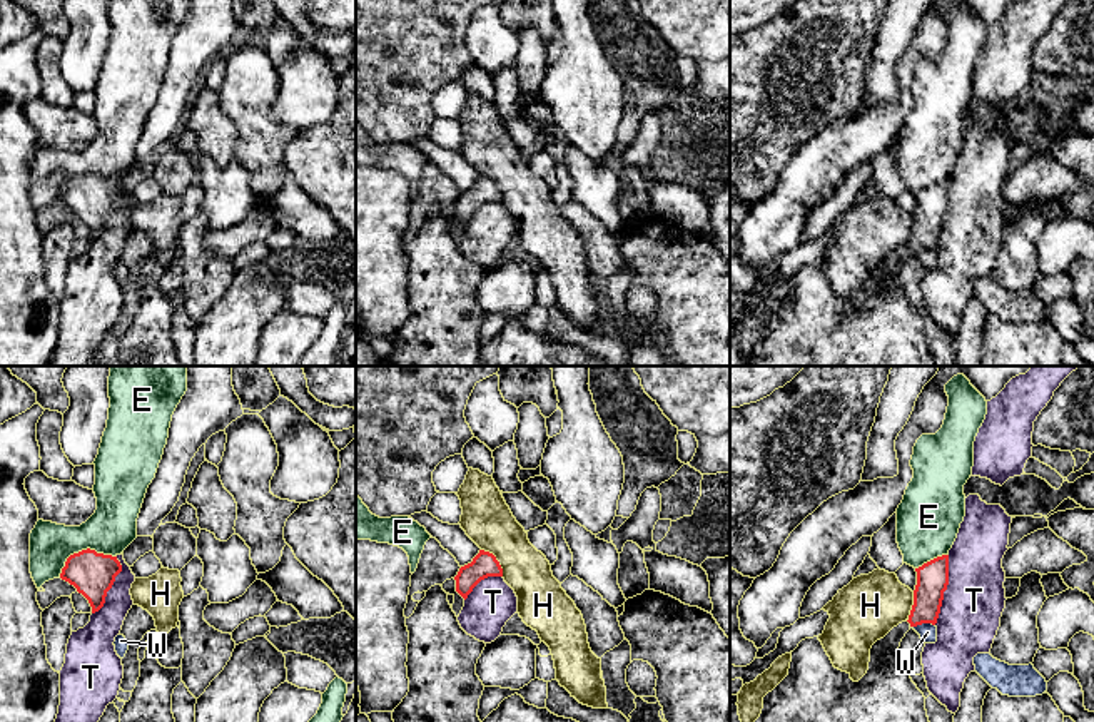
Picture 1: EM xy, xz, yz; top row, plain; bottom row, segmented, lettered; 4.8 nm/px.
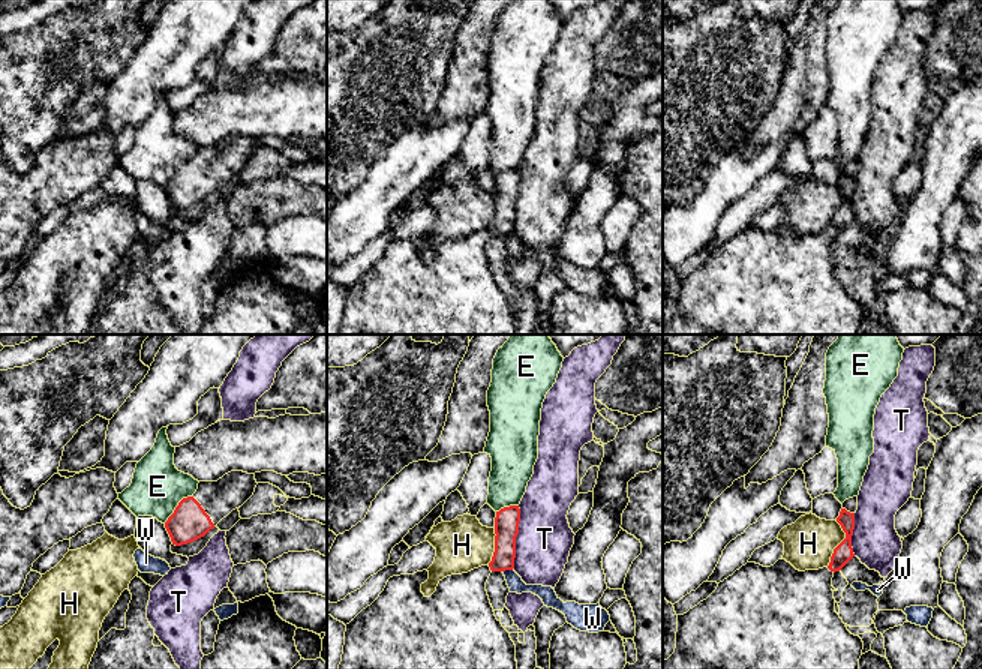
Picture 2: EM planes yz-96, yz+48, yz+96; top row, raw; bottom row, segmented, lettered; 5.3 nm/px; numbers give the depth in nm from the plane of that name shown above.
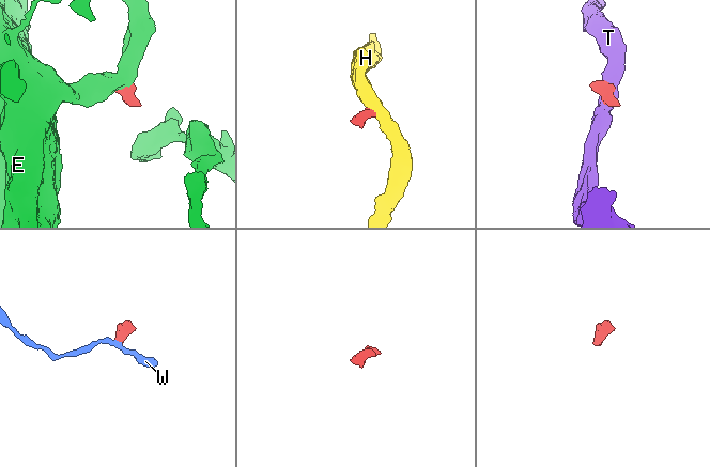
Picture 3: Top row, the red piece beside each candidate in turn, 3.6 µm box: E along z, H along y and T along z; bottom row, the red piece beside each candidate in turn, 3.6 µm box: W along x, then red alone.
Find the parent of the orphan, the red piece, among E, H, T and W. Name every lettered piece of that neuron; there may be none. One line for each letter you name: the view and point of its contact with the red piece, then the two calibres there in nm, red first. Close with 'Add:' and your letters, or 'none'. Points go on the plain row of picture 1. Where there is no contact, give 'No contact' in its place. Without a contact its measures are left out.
Add: none

